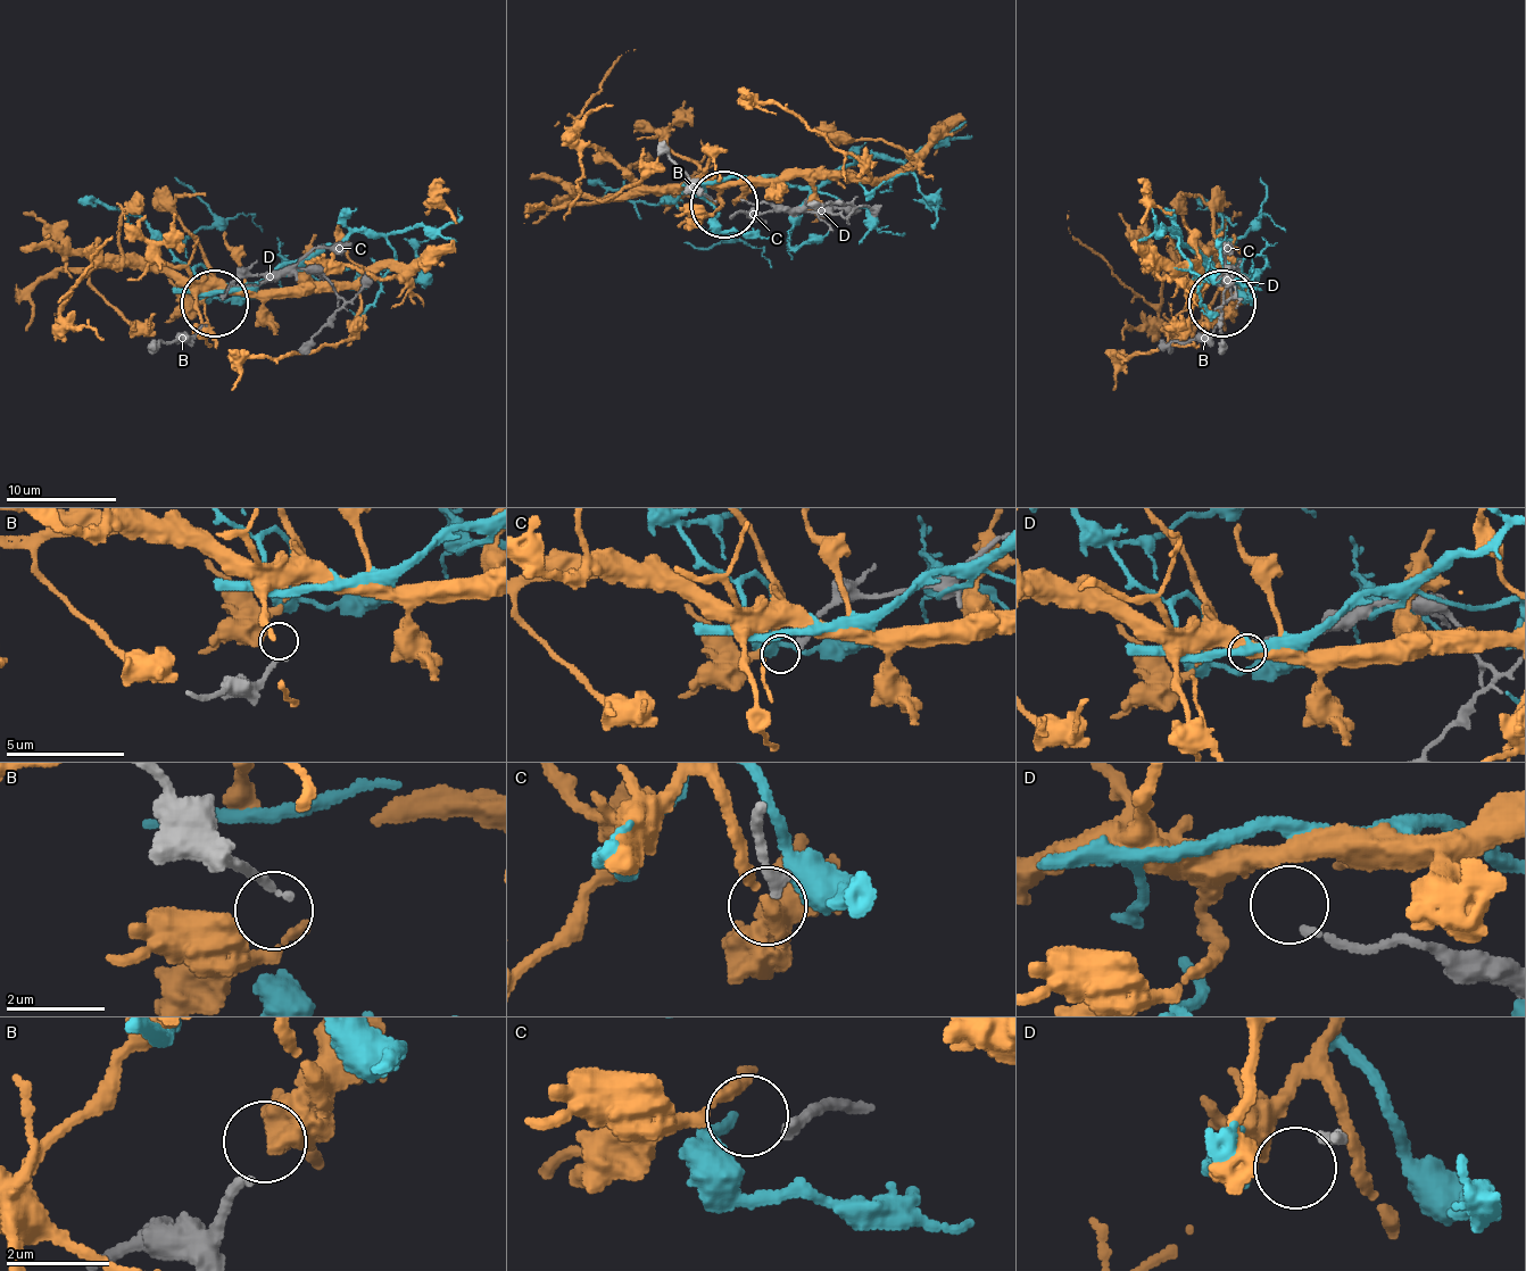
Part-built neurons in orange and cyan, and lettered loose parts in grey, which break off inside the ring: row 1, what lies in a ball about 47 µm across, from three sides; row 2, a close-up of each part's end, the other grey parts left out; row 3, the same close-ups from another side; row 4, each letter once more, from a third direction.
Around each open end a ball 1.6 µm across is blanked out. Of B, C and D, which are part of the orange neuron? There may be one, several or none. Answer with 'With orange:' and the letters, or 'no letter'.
With orange: no letter

